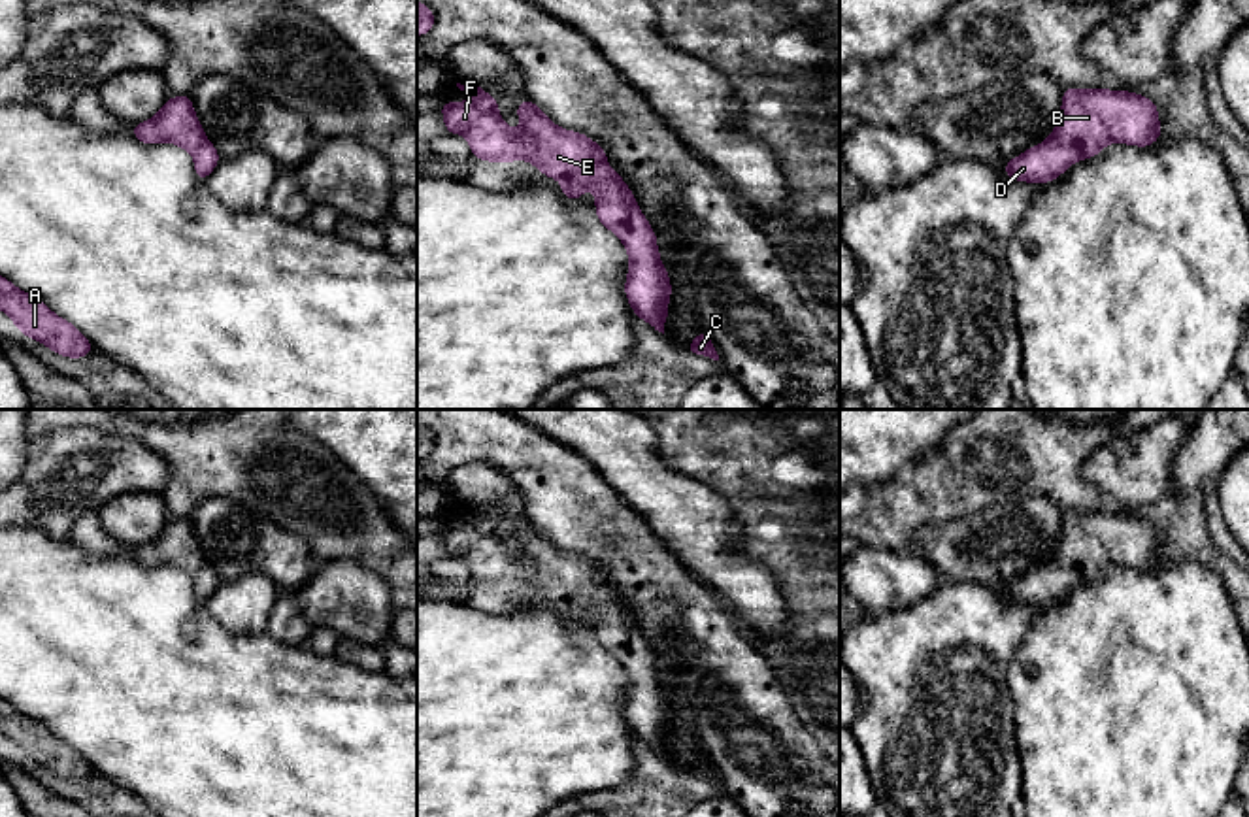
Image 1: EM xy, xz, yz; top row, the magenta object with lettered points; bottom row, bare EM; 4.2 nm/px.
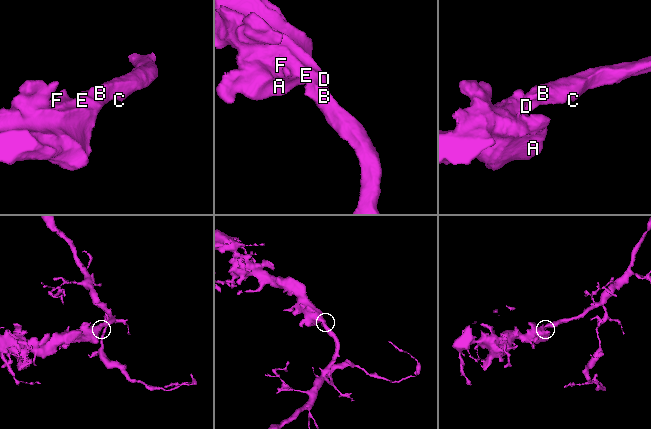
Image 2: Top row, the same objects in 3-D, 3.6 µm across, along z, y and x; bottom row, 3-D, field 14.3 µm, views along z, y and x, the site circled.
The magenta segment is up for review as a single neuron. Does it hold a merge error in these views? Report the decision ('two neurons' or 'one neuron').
one neuron

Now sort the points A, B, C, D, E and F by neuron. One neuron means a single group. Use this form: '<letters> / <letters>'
A B C D E F

